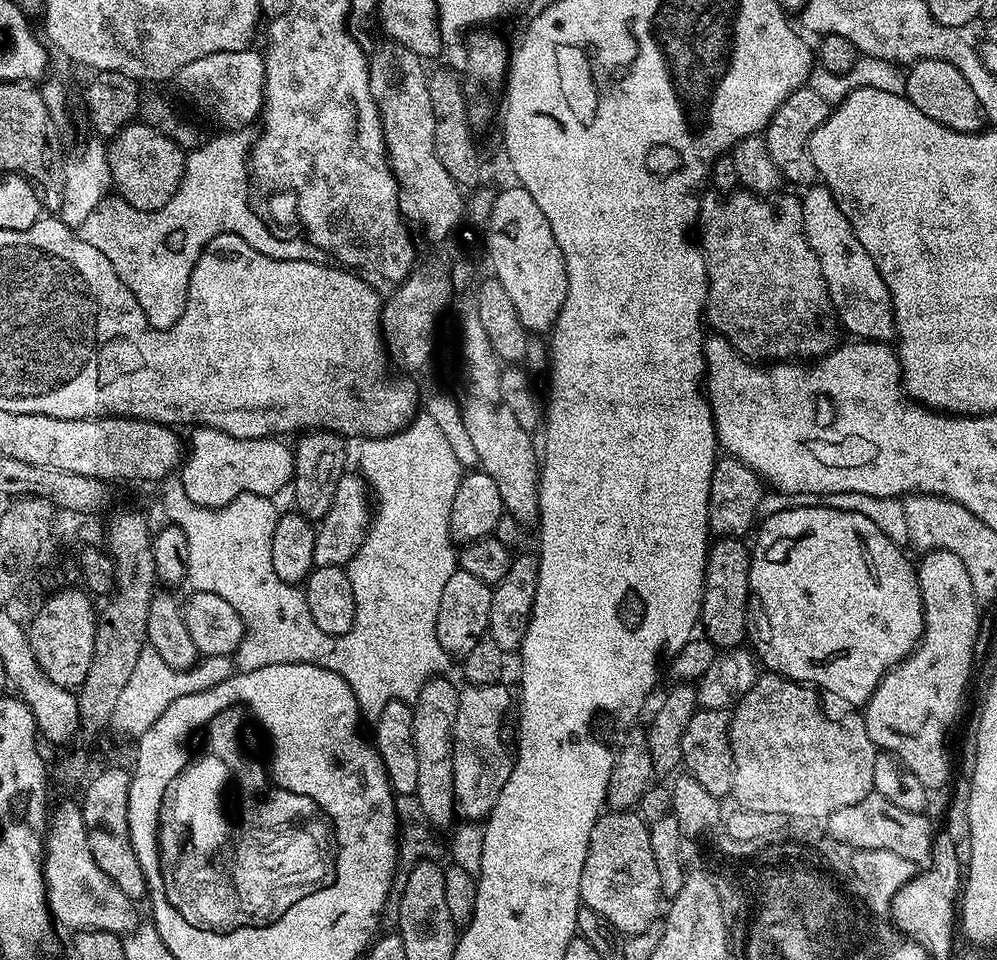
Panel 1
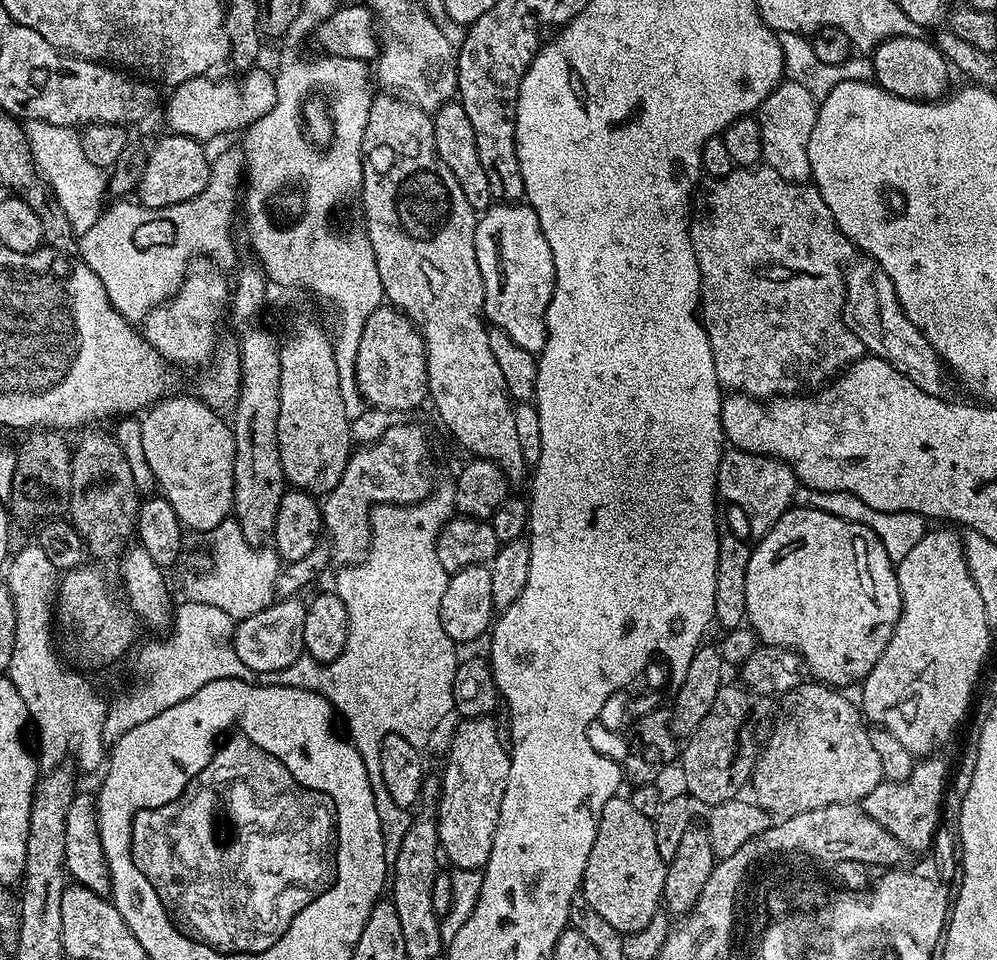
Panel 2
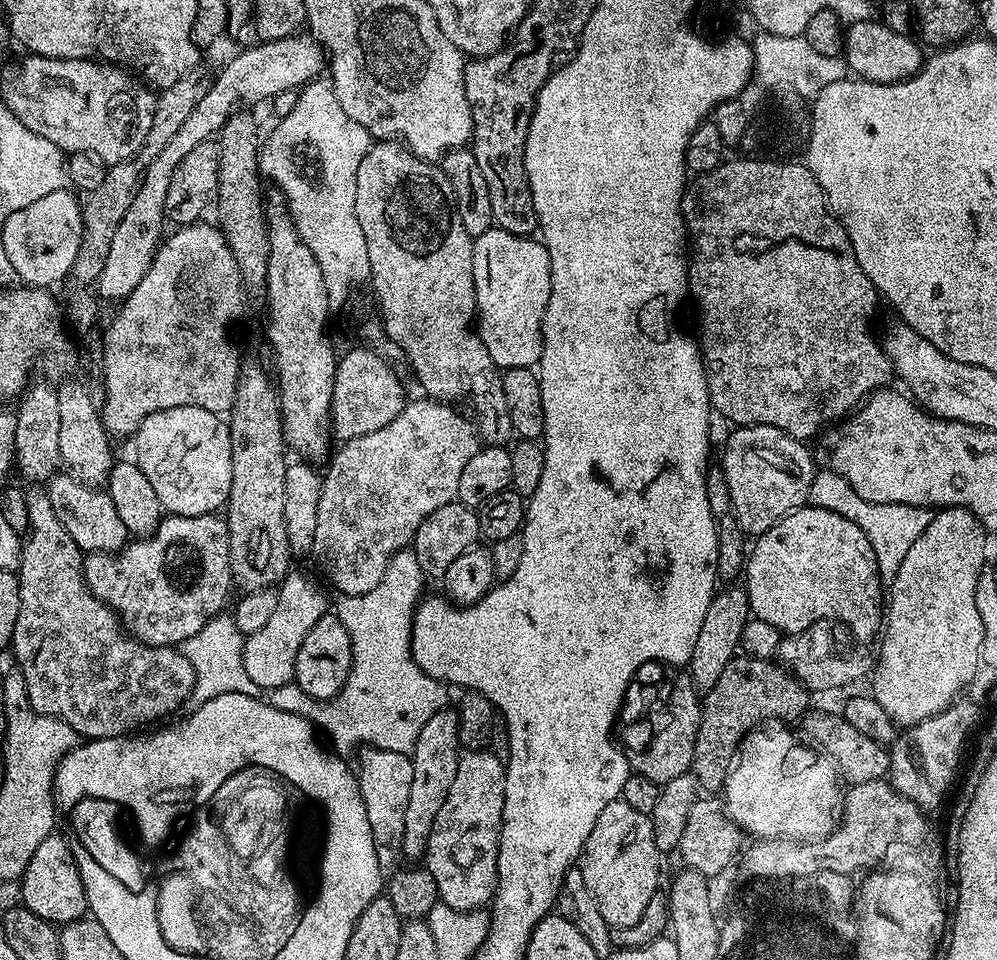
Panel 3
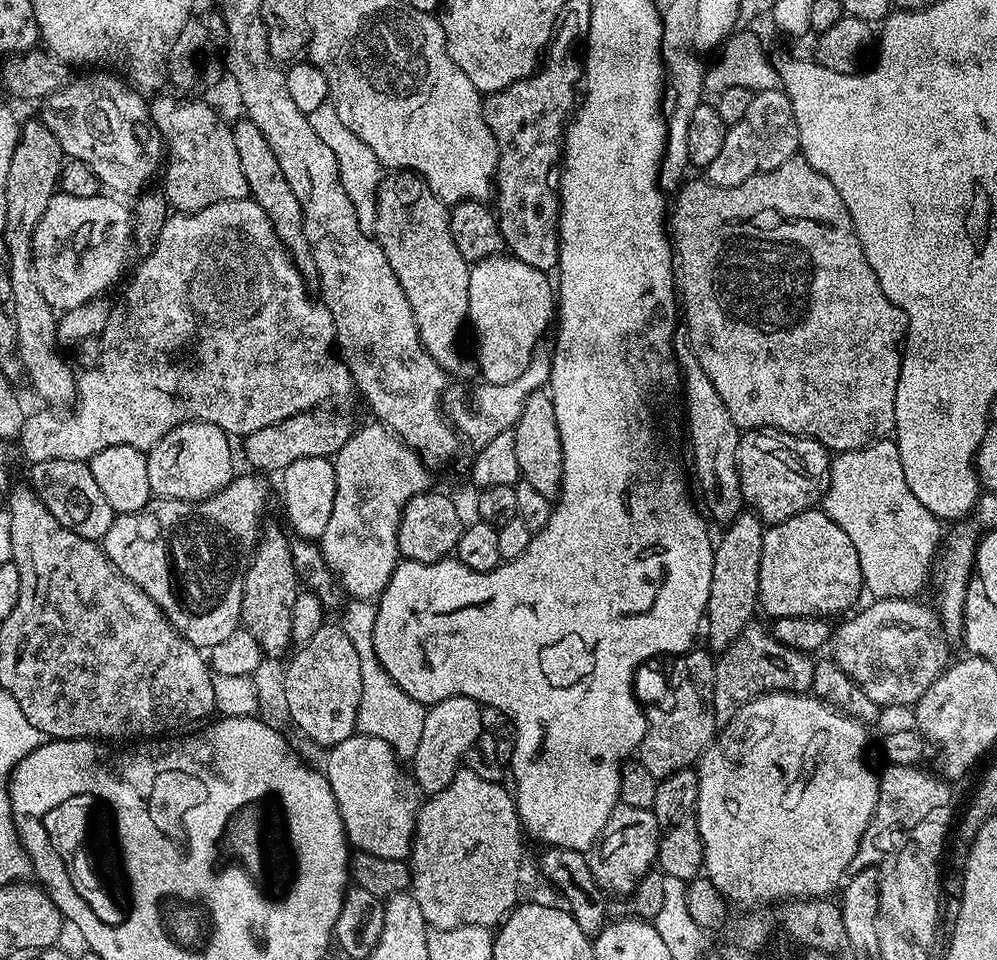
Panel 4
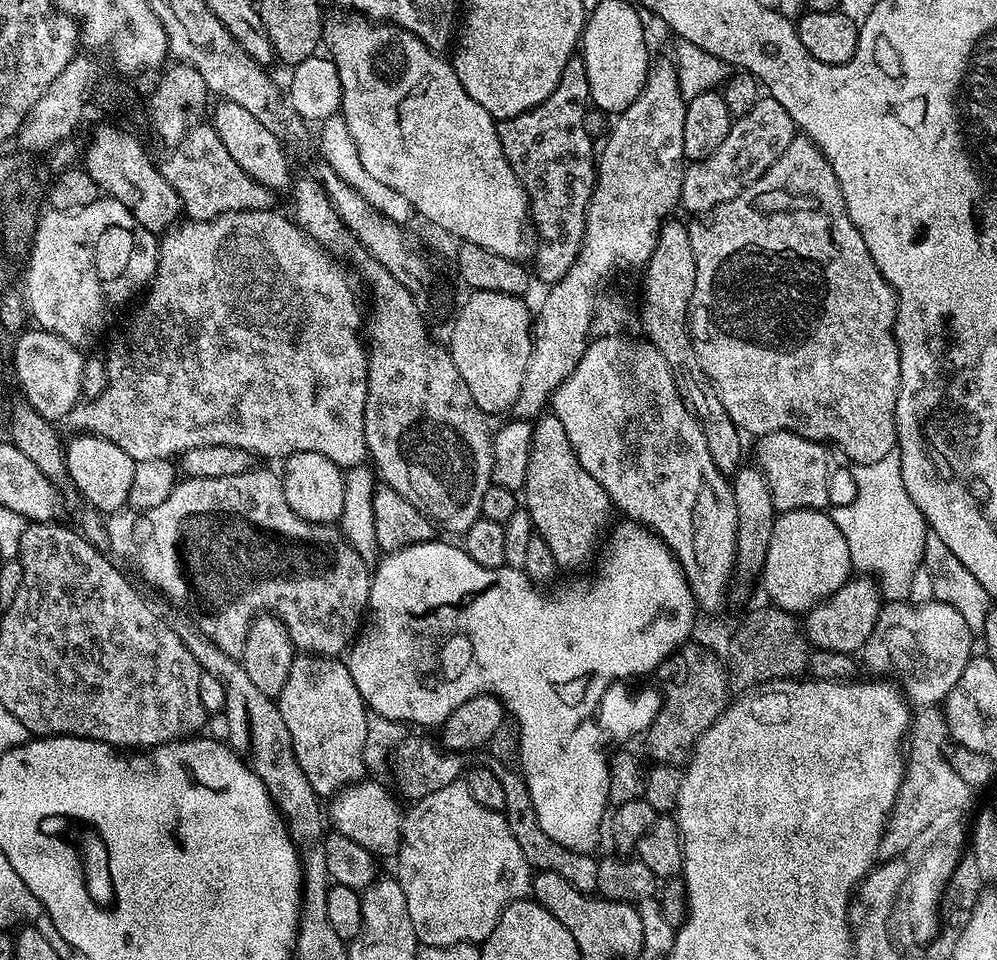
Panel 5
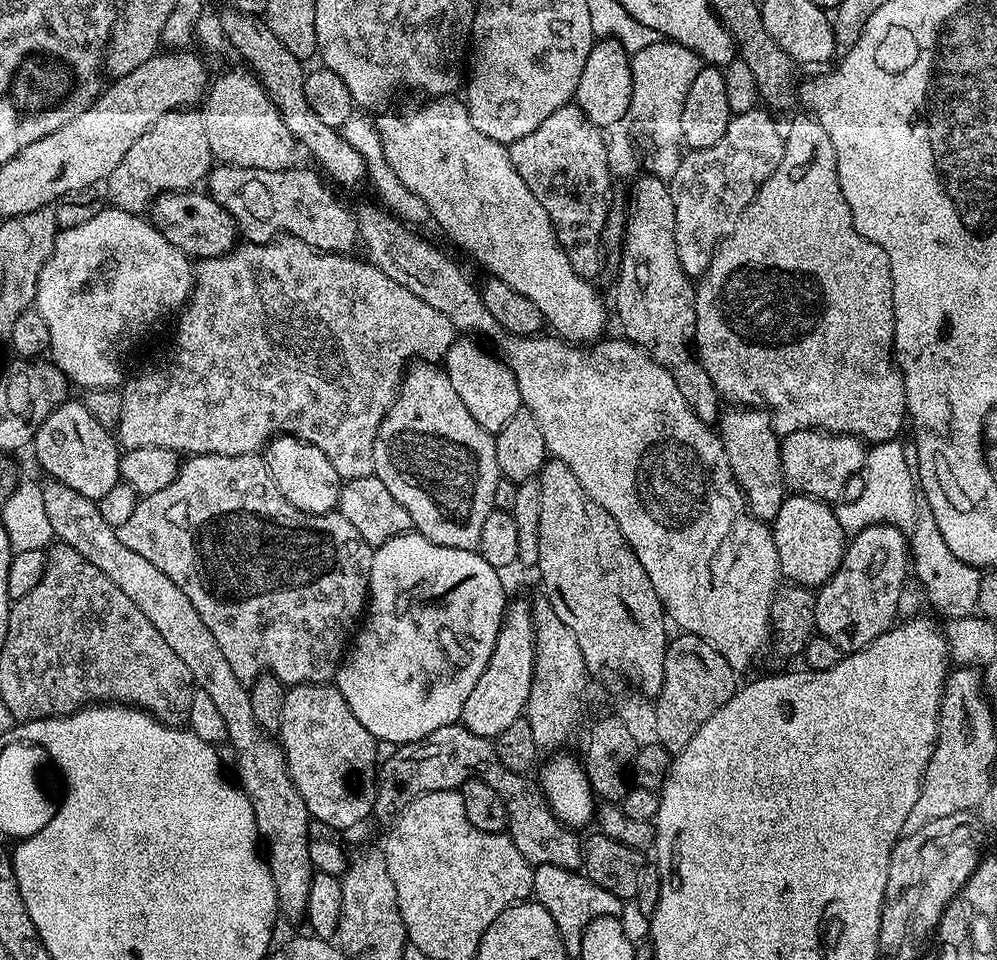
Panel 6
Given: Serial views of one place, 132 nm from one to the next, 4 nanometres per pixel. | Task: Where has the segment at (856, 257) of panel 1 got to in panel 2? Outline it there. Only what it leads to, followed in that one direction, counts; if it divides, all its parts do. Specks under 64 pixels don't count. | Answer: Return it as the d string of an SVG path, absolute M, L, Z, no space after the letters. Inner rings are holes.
M871 258L858 260L847 269L844 277L846 326L856 335L858 342L862 342L865 350L890 362L890 366L894 366L898 374L910 378L910 382L914 382L918 390L926 390L926 394L931 396L944 396L945 365L932 343L925 338L924 333L917 330L902 310L898 294L894 290L894 282L890 282L886 270L879 268L875 260Z

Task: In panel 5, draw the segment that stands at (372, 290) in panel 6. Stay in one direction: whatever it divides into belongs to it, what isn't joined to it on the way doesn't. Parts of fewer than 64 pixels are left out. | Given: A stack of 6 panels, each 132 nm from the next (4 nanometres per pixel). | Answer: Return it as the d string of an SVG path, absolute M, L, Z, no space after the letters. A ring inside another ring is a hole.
M269 210L267 212L227 212L213 220L185 219L183 222L177 223L175 226L169 228L167 232L163 233L158 240L156 274L152 277L152 282L146 289L146 295L143 297L145 300L141 302L140 309L133 314L132 321L128 324L128 329L109 346L108 354L106 353L109 372L108 385L102 391L102 394L98 394L97 397L85 399L83 402L77 403L76 407L68 413L66 424L69 424L72 428L76 428L72 430L75 430L77 433L101 436L110 442L114 442L114 446L119 446L121 450L126 450L126 454L130 454L130 458L137 462L142 460L176 458L181 453L191 448L197 448L198 446L234 446L235 448L241 448L252 453L253 457L260 458L260 456L265 456L266 459L277 460L277 462L283 461L285 458L298 454L299 452L313 452L314 454L322 454L326 458L330 458L330 462L334 462L342 470L361 467L368 456L366 434L364 433L364 411L366 410L366 394L368 393L368 350L365 337L362 335L362 325L365 323L366 316L365 313L360 313L360 292L356 289L357 277L350 271L347 263L341 262L331 252L324 249L321 244L315 244L303 232L299 224L293 222L289 217L288 220L284 216L279 216L276 210Z

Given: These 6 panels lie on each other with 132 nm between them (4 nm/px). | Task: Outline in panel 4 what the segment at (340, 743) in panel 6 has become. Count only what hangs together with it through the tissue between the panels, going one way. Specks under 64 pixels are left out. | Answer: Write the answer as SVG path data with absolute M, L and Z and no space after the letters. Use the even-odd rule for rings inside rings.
M324 622L321 627L315 631L314 636L308 641L301 643L296 649L297 652L291 653L292 661L288 664L288 669L284 672L284 704L288 707L288 716L296 723L296 728L304 736L309 736L316 744L321 744L324 750L335 747L340 742L346 742L357 731L356 719L358 718L358 702L362 702L362 662L358 658L358 650L354 650L354 642L346 634L346 630L339 623L330 624Z

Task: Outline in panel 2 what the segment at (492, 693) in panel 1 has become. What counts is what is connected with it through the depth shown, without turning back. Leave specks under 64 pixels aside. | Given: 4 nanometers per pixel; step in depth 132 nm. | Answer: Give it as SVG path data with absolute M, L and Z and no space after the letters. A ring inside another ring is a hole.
M461 719L448 744L448 761L442 771L438 801L440 852L452 868L483 869L490 858L498 814L506 782L510 778L511 755L498 742L498 727L491 719Z

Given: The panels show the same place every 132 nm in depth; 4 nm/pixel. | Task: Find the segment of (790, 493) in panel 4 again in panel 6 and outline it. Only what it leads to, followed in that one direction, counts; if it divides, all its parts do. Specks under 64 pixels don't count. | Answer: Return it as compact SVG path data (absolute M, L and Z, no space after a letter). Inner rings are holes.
M807 428L787 433L781 439L780 457L784 483L789 493L812 496L825 502L836 502L845 495L844 487L855 476L857 479L863 473L866 448L854 436L842 436L835 432Z

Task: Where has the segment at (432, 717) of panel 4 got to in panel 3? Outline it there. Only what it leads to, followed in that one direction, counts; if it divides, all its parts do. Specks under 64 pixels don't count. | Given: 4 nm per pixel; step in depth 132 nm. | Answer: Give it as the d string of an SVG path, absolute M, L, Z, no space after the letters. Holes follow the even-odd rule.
M455 707L442 709L426 726L422 726L422 734L418 734L418 742L411 750L414 778L410 785L410 802L406 806L406 826L402 830L402 842L399 851L404 852L408 862L416 862L428 850L430 830L434 830L434 818L438 818L438 810L442 810L442 802L446 802L446 794L450 794L450 786L454 786L454 774L458 774L458 762L462 755L459 740L459 714Z

